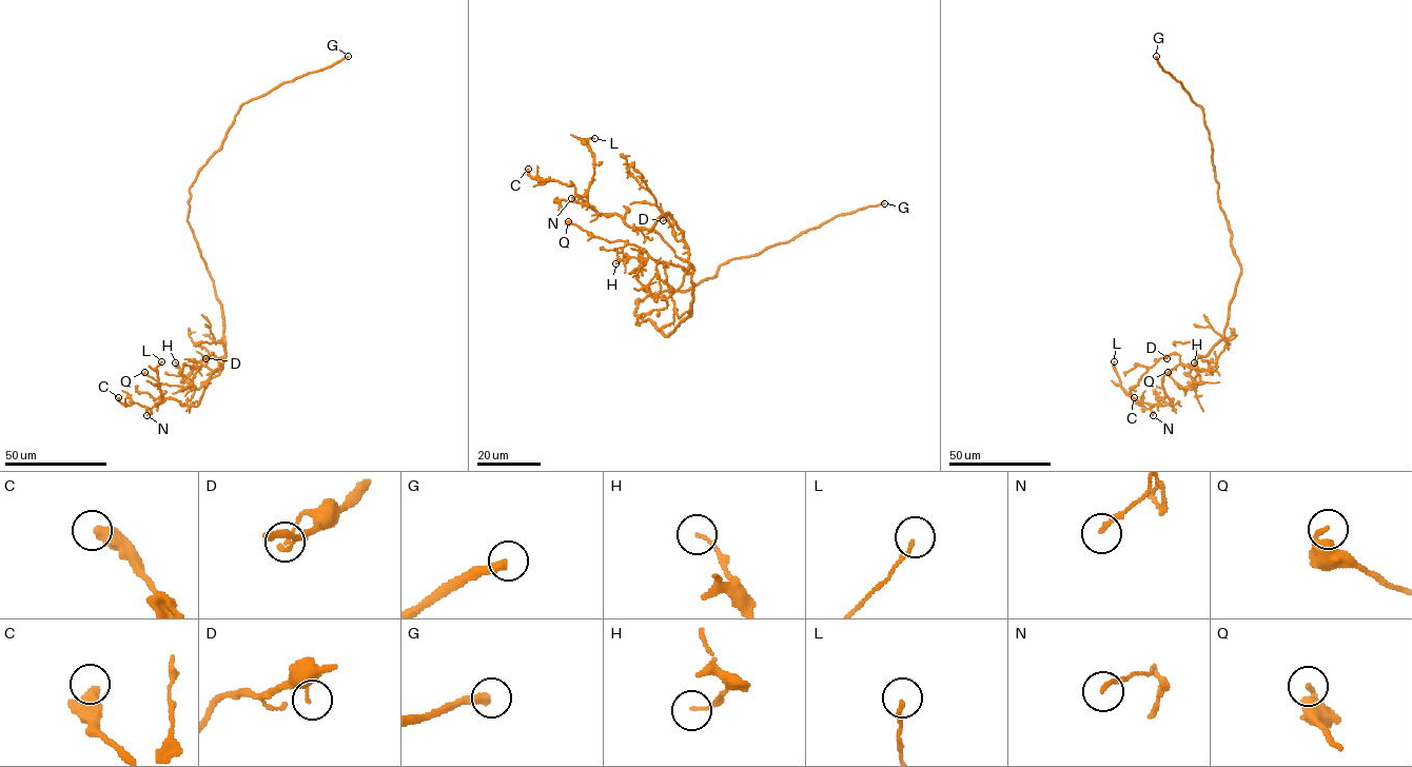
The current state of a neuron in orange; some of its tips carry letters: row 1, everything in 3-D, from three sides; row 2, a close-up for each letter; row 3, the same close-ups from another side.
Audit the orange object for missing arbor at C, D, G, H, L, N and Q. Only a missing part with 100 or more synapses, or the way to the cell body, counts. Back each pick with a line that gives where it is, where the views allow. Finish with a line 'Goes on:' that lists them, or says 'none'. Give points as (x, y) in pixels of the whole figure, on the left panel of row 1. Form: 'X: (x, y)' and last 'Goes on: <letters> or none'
G: (348, 56)
Goes on: G

